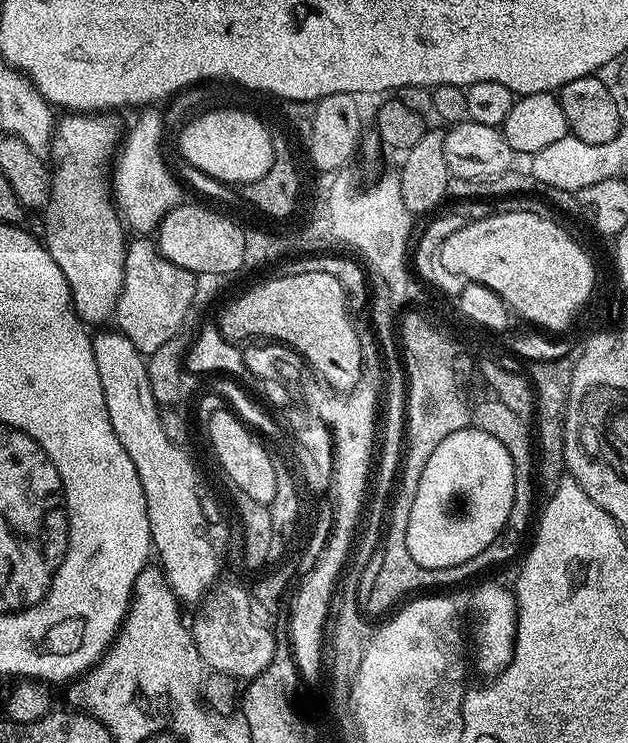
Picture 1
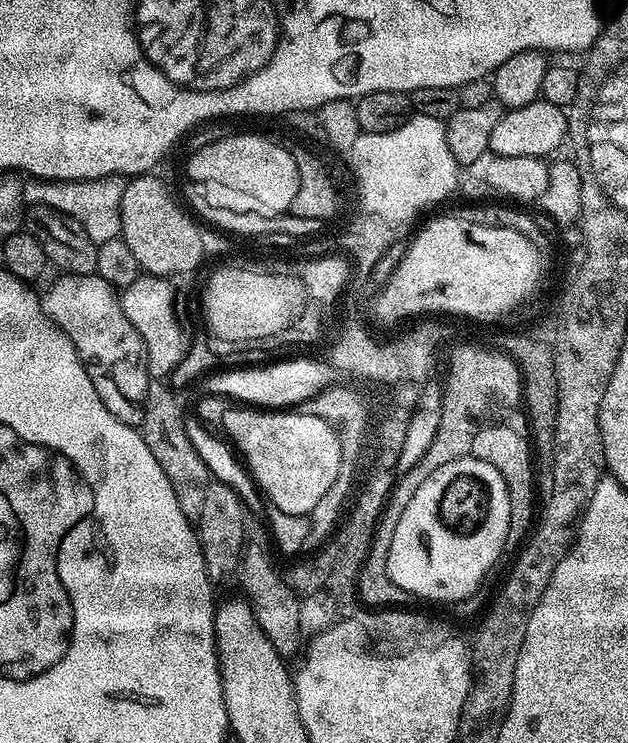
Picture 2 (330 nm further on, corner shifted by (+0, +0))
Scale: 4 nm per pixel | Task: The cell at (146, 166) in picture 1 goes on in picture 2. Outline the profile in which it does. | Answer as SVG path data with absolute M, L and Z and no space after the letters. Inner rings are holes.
M103 176L97 180L37 180L29 179L23 185L25 205L44 204L52 207L62 214L69 215L75 221L82 224L82 229L93 240L96 245L106 242L107 239L114 239L120 236L120 207L122 206L122 194L126 180L122 176Z

